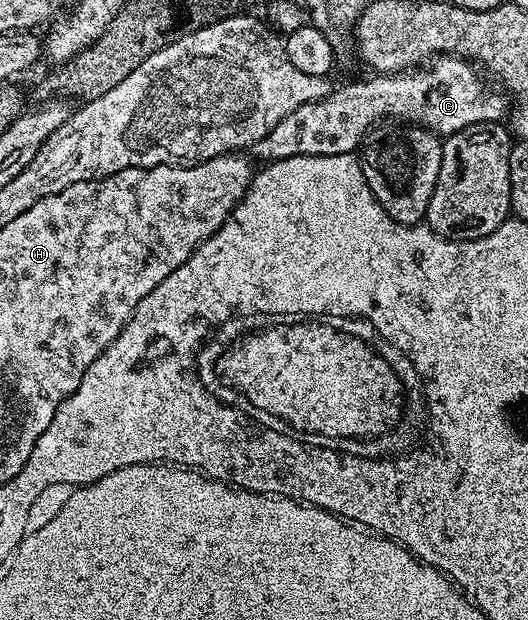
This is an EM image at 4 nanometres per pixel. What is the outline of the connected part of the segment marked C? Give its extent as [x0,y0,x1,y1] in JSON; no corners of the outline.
[250,55,510,163]

